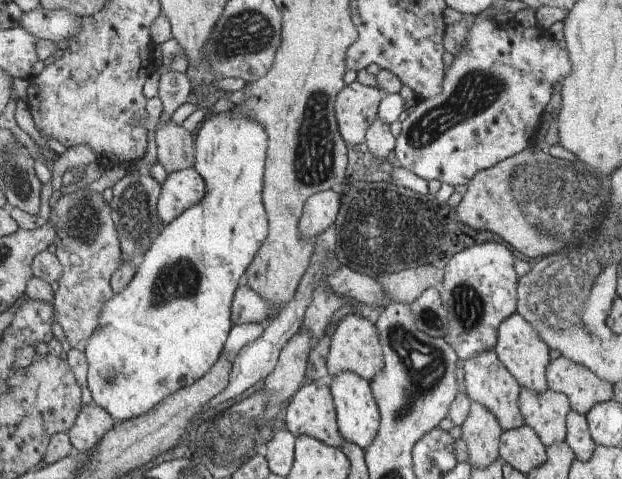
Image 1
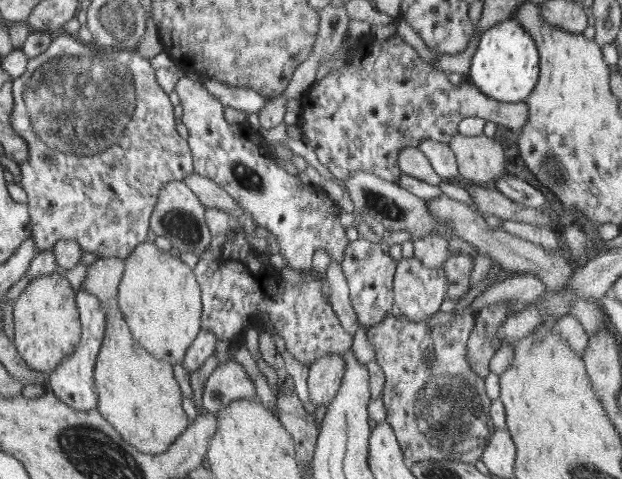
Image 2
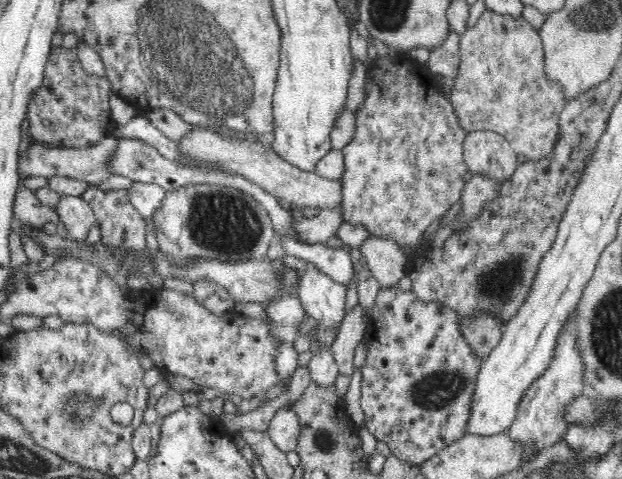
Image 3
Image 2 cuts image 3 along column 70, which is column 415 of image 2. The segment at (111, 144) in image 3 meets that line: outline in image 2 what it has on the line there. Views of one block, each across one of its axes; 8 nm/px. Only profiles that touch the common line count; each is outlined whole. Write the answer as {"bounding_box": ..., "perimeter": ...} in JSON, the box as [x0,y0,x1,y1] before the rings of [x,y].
{"bounding_box":[396,147,443,186],"perimeter":[[[405,147],[399,152],[396,163],[402,174],[426,182],[431,186],[437,186],[439,182],[443,181],[430,167],[429,161],[418,147]]]}

